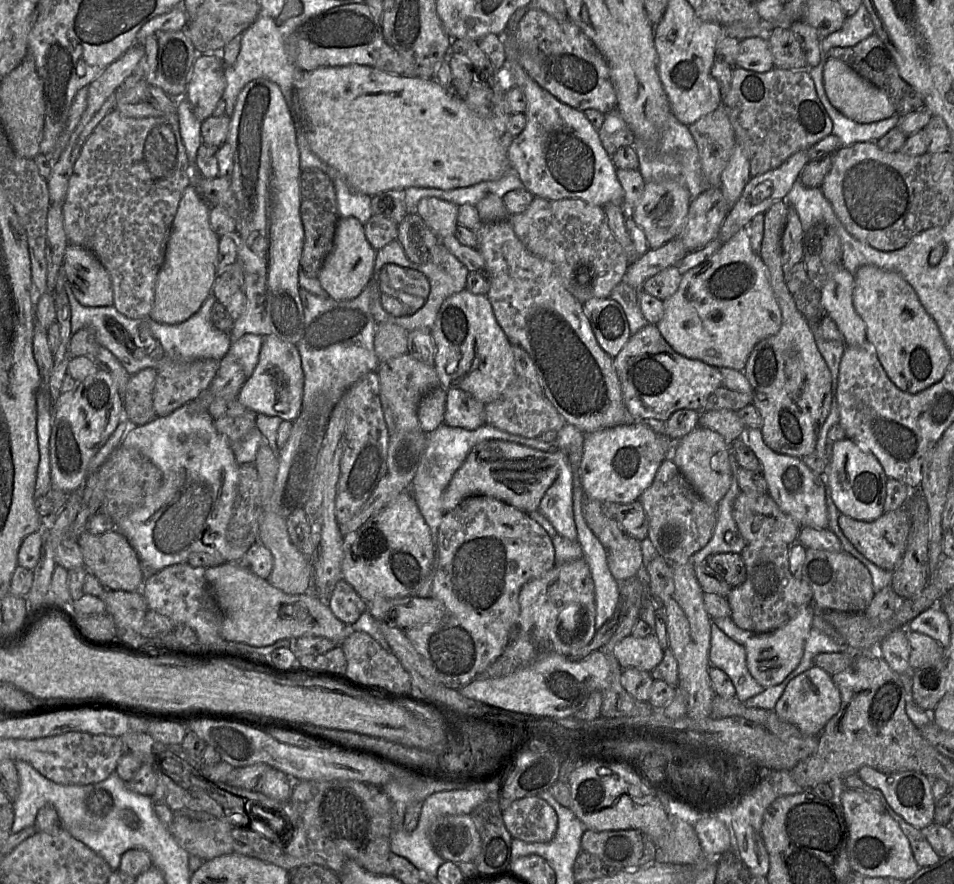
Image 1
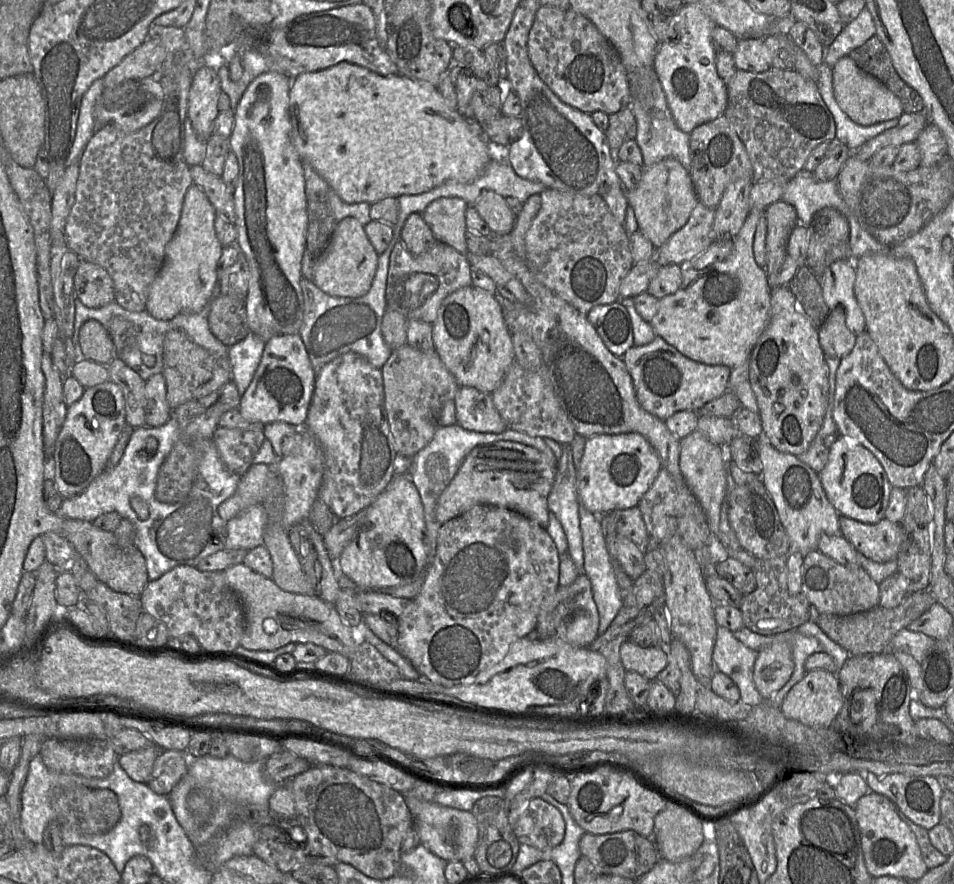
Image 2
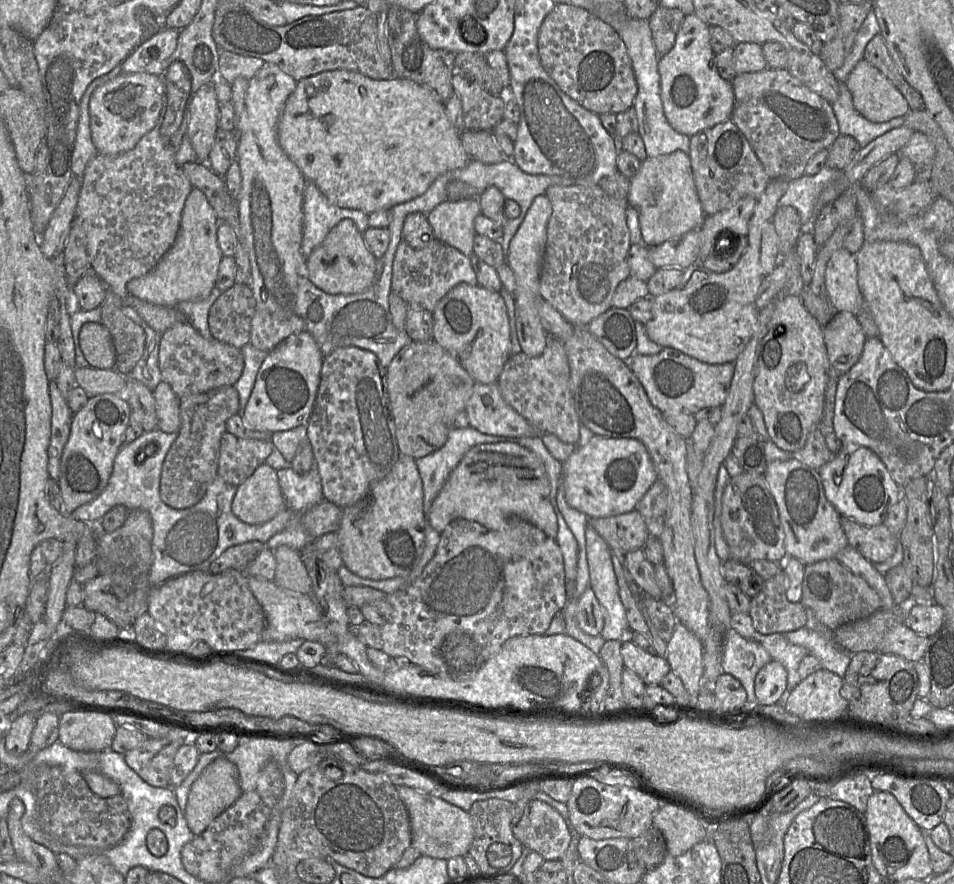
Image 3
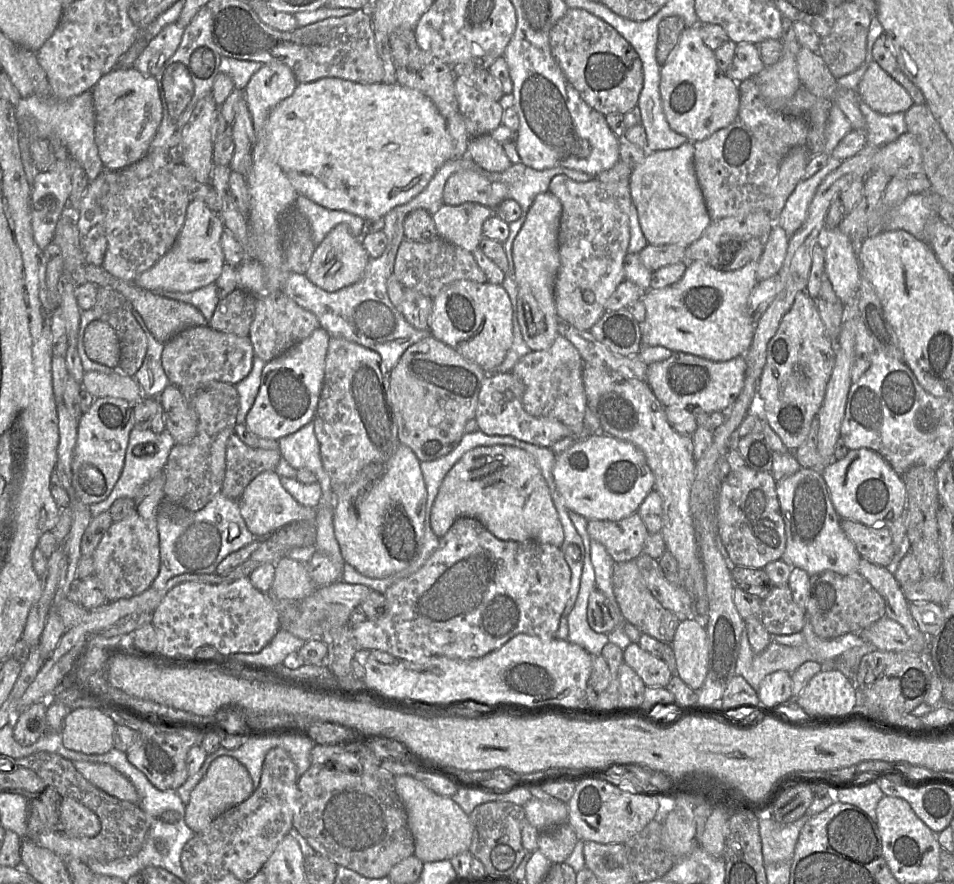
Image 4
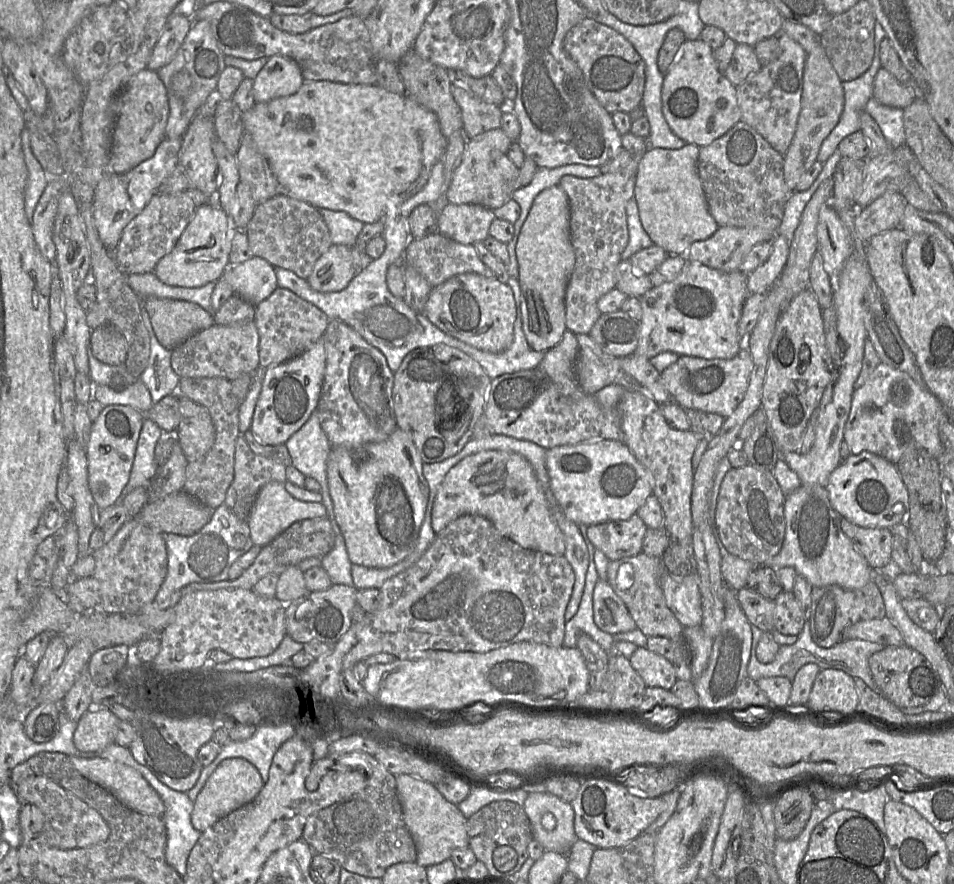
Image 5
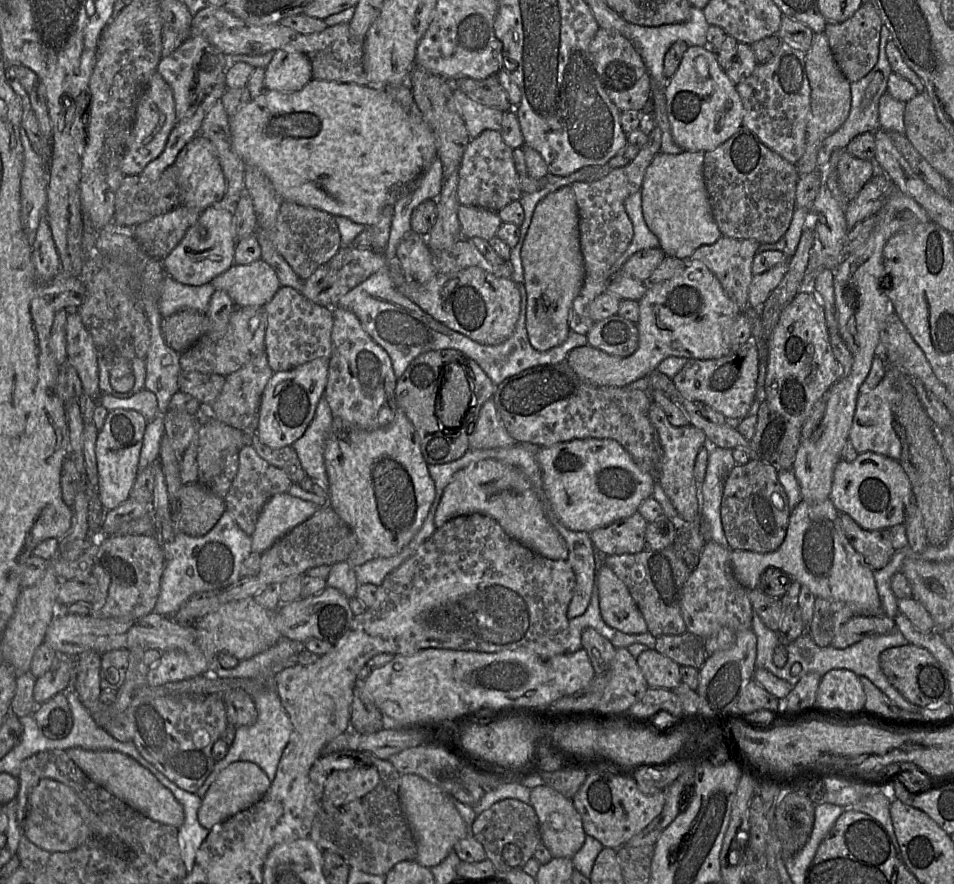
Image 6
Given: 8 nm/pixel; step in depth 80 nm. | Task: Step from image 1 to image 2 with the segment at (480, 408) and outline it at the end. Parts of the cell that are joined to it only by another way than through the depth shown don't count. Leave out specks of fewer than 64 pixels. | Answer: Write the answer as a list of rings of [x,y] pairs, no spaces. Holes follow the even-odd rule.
[[[460,387],[453,399],[456,424],[482,433],[501,433],[508,429],[493,404],[492,394],[473,387]]]

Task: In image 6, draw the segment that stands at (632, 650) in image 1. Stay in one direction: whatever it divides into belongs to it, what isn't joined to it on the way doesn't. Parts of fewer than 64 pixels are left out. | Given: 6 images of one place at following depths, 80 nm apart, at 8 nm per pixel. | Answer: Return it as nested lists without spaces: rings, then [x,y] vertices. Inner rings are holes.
[[[654,649],[643,651],[636,661],[649,688],[672,690],[682,682],[680,665]]]

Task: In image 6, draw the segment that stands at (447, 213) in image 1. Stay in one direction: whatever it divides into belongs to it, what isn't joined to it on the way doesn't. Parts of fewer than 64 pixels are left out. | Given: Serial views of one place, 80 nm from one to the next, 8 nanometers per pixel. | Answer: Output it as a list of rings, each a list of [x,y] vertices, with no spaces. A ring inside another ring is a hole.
[[[462,205],[458,208],[458,220],[462,238],[469,240],[474,237],[490,240],[502,224],[495,211]]]

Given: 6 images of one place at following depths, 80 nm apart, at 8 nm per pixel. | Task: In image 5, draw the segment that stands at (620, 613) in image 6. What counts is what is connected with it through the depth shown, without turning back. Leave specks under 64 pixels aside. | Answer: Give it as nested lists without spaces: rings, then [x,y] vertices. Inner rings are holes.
[[[598,580],[593,591],[593,621],[610,635],[637,628],[624,602],[615,594],[607,580]]]

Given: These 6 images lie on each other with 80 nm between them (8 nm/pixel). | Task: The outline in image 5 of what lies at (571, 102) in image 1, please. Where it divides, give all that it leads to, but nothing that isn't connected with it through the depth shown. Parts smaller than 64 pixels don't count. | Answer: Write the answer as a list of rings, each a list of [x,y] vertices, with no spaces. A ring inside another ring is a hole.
[[[587,17],[566,34],[563,46],[582,70],[589,89],[606,111],[610,114],[630,113],[641,105],[646,81],[645,63],[622,34]]]

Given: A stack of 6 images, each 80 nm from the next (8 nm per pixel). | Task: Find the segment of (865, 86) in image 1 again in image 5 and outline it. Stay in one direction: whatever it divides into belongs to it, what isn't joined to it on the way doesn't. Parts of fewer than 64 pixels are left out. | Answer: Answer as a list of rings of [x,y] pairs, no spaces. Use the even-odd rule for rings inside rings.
[[[882,67],[873,82],[872,98],[884,106],[899,109],[905,109],[915,100],[912,91]]]

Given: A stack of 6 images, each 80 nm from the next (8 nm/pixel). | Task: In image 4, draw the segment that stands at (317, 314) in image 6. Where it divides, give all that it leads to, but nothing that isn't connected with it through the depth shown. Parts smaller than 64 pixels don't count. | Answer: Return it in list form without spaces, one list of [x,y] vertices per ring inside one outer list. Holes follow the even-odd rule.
[[[283,291],[264,293],[257,296],[255,316],[250,325],[249,339],[254,353],[265,363],[281,356],[294,345],[308,338],[313,331],[320,328],[317,317],[300,307]]]

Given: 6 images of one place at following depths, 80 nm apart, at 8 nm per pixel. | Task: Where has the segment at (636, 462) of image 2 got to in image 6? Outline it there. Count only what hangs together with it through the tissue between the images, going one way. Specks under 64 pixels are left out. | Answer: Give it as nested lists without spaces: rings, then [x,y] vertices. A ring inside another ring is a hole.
[[[579,439],[541,447],[537,454],[542,484],[560,523],[572,531],[591,533],[638,512],[641,503],[653,496],[655,479],[643,472],[628,452],[612,439]]]

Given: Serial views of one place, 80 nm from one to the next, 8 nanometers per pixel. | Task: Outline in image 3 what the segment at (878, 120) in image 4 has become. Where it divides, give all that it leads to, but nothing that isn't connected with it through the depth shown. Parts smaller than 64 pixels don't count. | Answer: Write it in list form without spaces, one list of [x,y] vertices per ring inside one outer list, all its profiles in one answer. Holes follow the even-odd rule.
[[[841,84],[839,97],[831,106],[838,121],[840,135],[853,137],[861,147],[886,132],[904,125],[904,117],[893,118],[882,123],[865,119],[855,110],[851,93],[844,84]]]

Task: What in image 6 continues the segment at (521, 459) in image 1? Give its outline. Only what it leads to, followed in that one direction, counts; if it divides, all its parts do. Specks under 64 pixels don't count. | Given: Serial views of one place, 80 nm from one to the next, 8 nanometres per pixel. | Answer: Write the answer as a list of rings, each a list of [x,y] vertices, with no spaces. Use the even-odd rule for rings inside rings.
[[[495,459],[470,463],[457,471],[443,490],[434,516],[436,528],[464,515],[484,514],[493,518],[514,540],[550,560],[567,560],[568,547],[547,519],[529,480],[515,466]]]

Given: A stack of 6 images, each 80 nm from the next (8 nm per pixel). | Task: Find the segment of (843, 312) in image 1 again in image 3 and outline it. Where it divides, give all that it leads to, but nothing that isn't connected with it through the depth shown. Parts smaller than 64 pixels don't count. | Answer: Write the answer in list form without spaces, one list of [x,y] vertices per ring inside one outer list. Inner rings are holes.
[[[846,249],[834,252],[826,265],[825,286],[829,302],[836,311],[845,310],[856,316],[863,304],[856,255]]]

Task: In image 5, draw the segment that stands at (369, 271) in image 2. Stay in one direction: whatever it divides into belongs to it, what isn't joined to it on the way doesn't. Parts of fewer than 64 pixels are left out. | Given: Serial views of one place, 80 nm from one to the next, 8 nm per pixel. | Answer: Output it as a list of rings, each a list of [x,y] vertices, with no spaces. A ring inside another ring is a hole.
[[[332,245],[315,263],[307,281],[311,288],[322,293],[344,290],[357,271],[353,265],[352,248]]]

